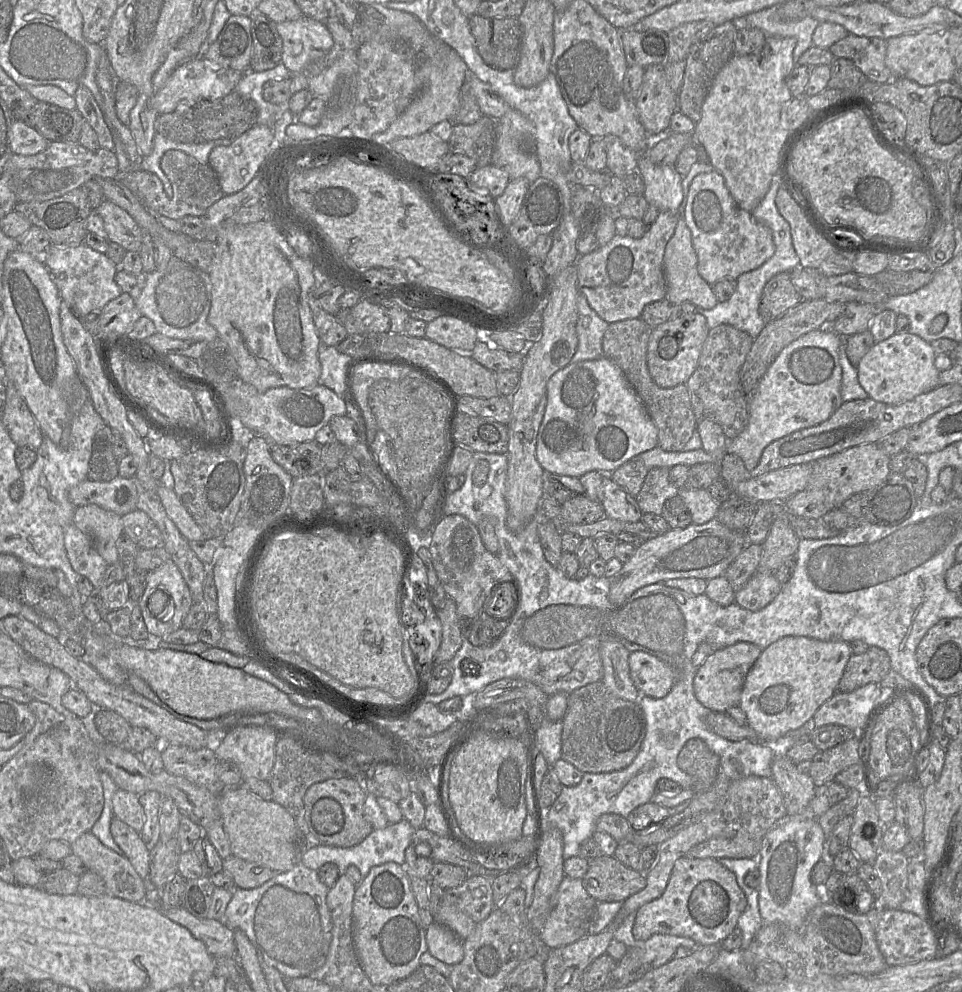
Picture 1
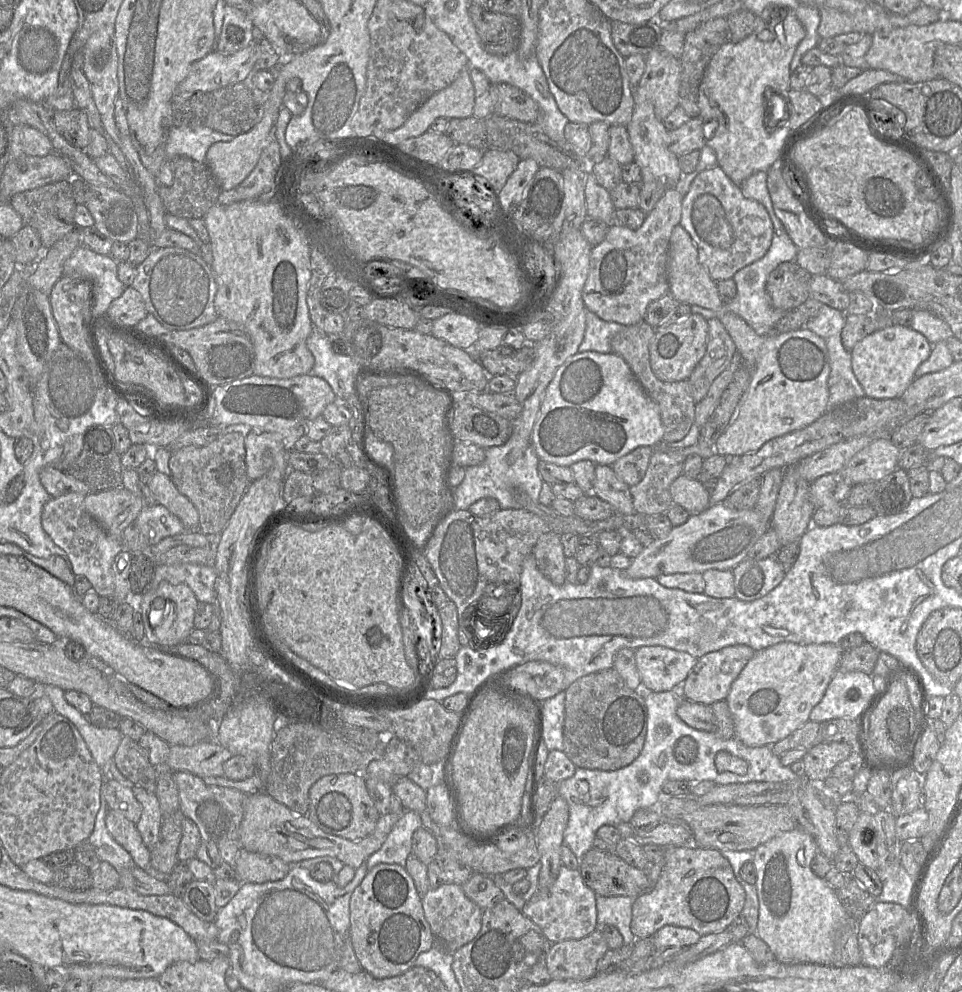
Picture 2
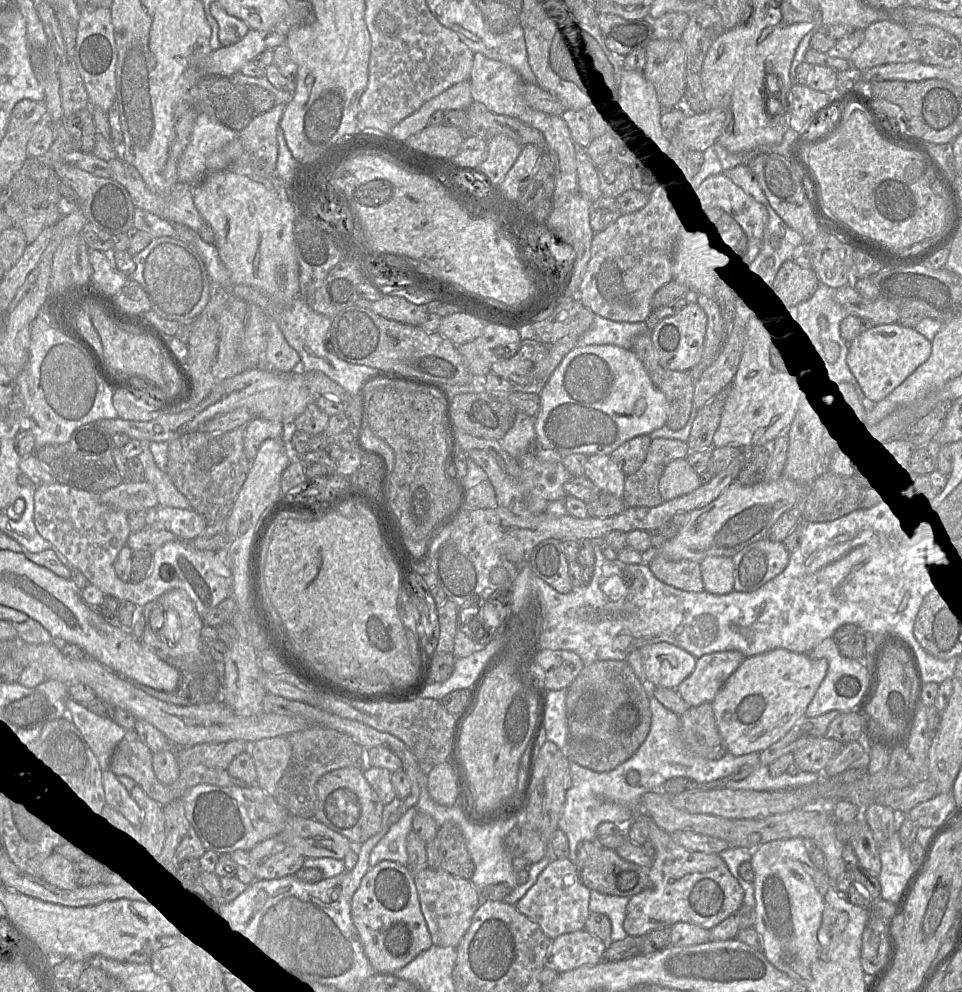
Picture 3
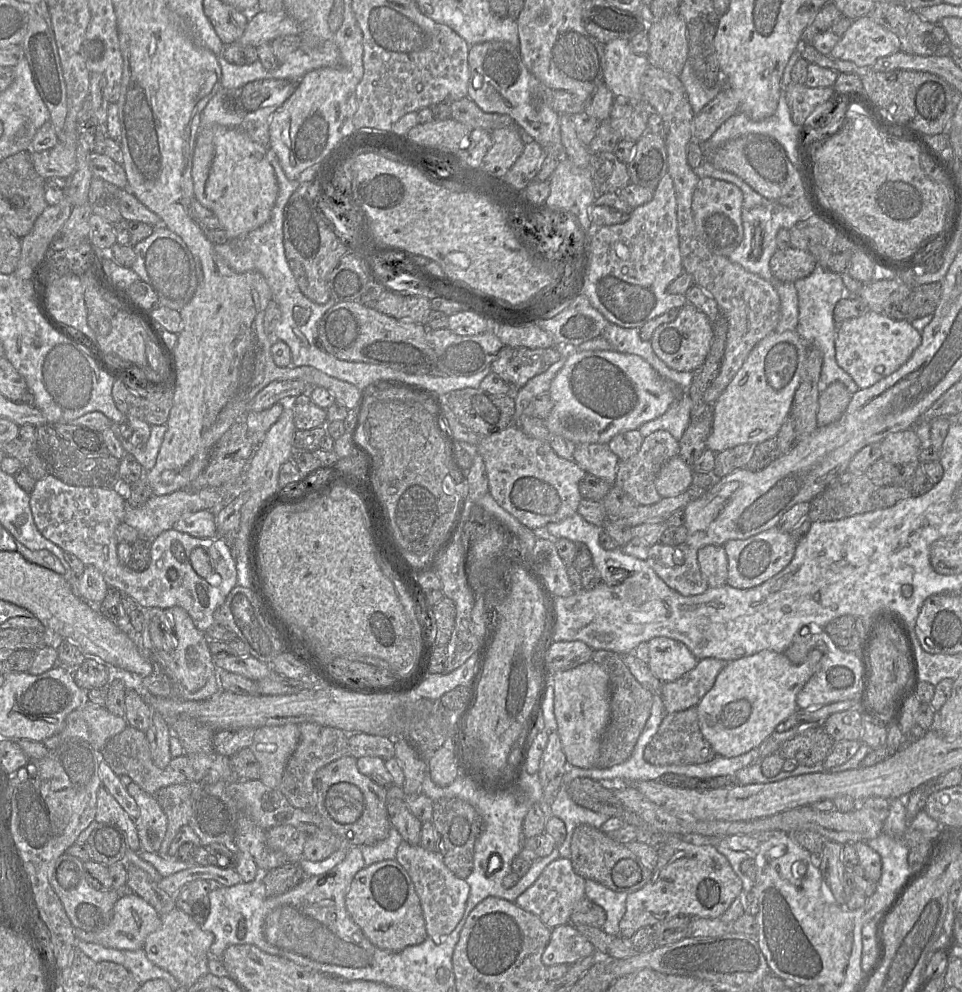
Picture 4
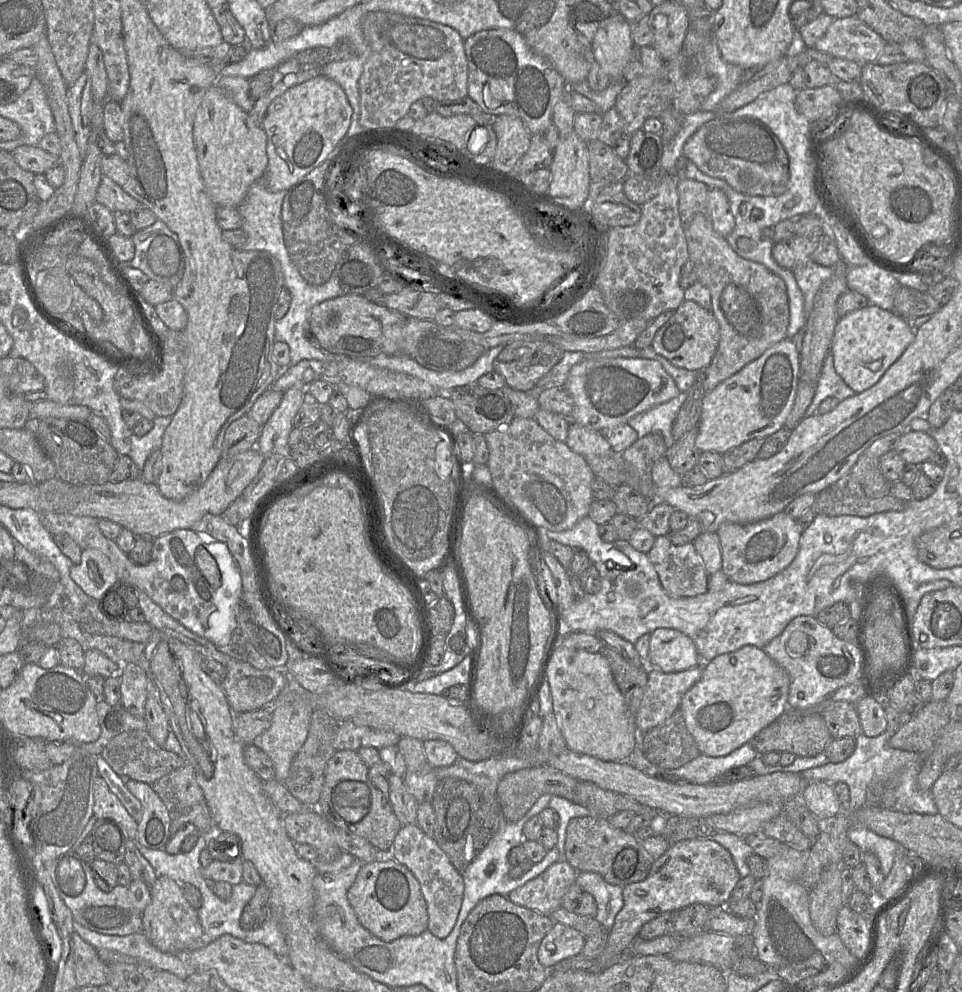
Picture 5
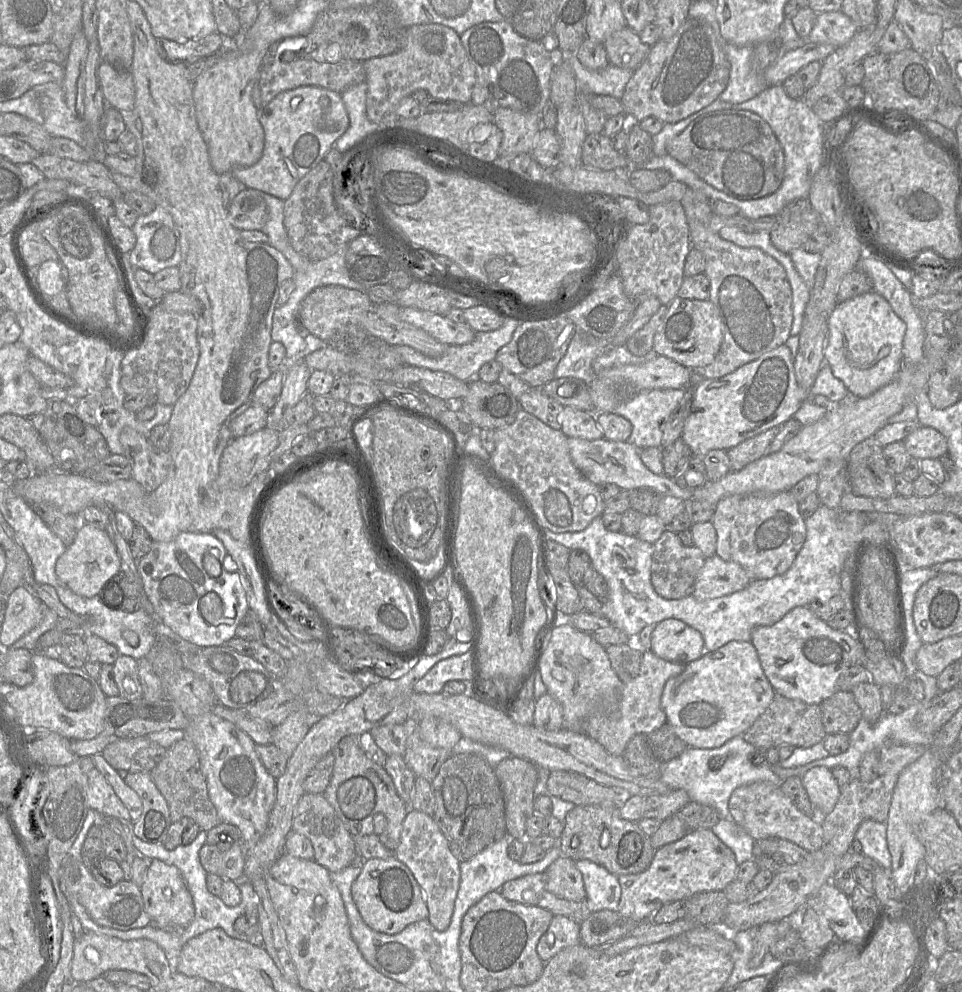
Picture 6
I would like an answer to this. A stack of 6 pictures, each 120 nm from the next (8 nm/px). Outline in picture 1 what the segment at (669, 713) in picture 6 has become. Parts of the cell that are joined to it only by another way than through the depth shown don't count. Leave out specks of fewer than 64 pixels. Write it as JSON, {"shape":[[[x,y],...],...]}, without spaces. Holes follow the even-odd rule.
{"shape":[[[786,636],[770,644],[762,650],[749,670],[741,691],[739,706],[746,713],[747,725],[762,742],[777,743],[781,747],[781,741],[789,731],[811,719],[817,709],[837,692],[838,683],[851,655],[848,643],[843,640],[823,641],[804,636]]]}

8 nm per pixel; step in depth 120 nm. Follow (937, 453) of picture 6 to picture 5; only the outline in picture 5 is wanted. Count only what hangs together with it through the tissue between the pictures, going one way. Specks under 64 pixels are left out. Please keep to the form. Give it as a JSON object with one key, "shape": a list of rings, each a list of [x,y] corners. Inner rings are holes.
{"shape":[[[907,430],[901,434],[894,450],[906,464],[921,465],[938,448],[937,442],[929,433]]]}

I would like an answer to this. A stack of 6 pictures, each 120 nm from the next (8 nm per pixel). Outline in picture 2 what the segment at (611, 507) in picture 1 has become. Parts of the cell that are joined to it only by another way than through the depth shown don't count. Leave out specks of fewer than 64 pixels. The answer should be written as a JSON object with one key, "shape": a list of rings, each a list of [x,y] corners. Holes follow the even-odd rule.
{"shape":[[[596,465],[593,495],[609,503],[617,514],[635,513],[630,487],[617,477],[610,465]]]}

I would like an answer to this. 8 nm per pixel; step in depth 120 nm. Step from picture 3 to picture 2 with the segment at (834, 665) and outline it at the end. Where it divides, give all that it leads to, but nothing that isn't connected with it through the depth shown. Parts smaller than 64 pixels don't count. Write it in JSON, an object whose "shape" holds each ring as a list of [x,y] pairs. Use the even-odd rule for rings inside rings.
{"shape":[[[837,669],[823,698],[811,710],[809,720],[818,723],[836,718],[856,721],[877,693],[872,676]]]}

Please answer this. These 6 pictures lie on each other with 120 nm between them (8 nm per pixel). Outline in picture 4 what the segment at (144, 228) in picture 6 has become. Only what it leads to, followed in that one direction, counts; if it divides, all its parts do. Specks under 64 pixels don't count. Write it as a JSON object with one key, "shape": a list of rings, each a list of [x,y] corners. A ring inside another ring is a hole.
{"shape":[[[154,227],[149,237],[134,246],[134,251],[136,257],[131,268],[153,288],[159,306],[180,311],[192,299],[198,284],[193,255],[182,238],[167,227]]]}

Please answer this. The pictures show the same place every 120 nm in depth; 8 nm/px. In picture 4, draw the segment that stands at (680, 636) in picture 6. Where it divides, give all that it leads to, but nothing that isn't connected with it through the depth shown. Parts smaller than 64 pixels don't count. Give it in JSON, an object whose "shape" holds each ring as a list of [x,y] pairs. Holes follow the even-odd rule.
{"shape":[[[665,637],[648,641],[648,668],[663,683],[672,682],[692,670],[699,659],[682,642]]]}

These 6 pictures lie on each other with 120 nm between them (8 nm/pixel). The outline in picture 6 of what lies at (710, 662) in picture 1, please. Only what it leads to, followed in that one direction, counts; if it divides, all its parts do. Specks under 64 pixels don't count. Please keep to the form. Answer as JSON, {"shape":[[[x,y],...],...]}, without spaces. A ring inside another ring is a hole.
{"shape":[[[646,650],[641,656],[640,672],[632,681],[625,683],[617,711],[595,711],[583,723],[584,734],[602,745],[614,756],[623,756],[628,742],[636,734],[649,734],[667,722],[661,706],[661,697],[666,682],[683,672],[686,665],[666,661]]]}

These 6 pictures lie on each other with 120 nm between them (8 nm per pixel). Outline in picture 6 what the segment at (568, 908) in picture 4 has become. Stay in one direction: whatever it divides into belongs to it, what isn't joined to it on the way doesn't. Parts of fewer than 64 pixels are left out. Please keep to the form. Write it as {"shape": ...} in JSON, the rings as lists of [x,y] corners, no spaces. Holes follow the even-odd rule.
{"shape":[[[545,872],[528,874],[503,884],[500,891],[507,899],[524,905],[537,905],[546,891],[547,876]]]}

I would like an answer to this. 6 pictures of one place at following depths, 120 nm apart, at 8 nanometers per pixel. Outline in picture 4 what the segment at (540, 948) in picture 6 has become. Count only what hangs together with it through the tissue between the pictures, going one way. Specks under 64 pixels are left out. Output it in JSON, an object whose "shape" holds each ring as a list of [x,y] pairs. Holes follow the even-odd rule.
{"shape":[[[571,924],[556,926],[543,954],[545,966],[556,964],[572,965],[577,961],[596,954],[594,945]]]}

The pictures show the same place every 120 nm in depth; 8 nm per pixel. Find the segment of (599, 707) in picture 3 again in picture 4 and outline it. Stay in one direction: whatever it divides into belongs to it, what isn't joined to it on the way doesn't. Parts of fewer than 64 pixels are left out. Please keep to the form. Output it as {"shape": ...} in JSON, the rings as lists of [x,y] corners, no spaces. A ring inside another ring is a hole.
{"shape":[[[596,650],[593,652],[591,660],[599,664],[610,678],[610,721],[601,740],[596,766],[609,768],[623,763],[632,754],[651,714],[653,693],[636,680],[620,654],[608,650]]]}

